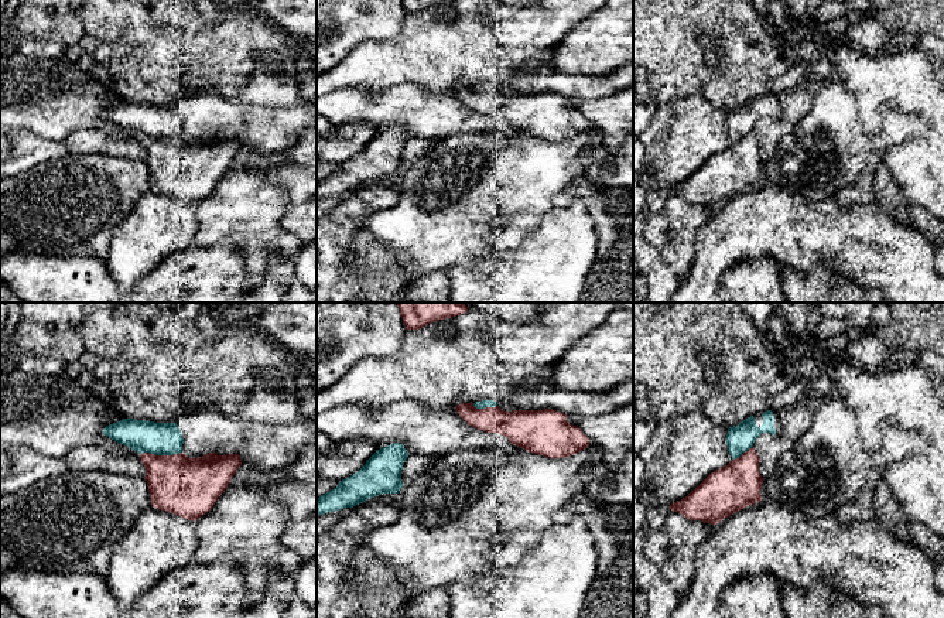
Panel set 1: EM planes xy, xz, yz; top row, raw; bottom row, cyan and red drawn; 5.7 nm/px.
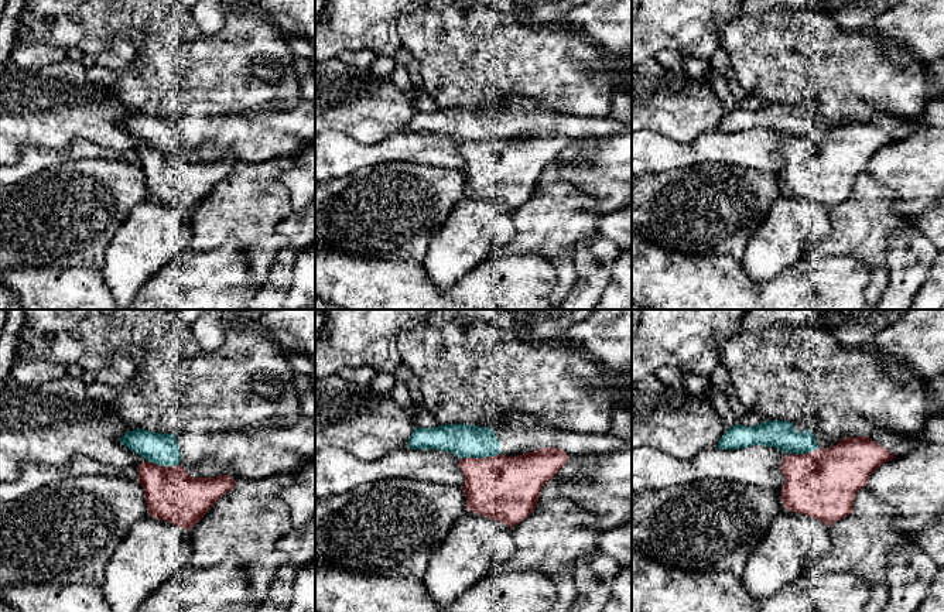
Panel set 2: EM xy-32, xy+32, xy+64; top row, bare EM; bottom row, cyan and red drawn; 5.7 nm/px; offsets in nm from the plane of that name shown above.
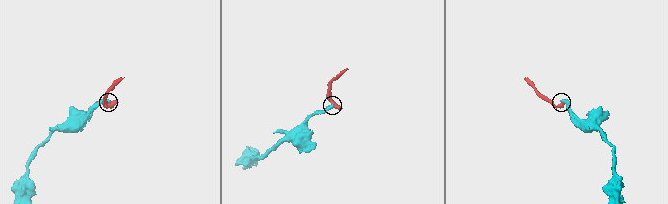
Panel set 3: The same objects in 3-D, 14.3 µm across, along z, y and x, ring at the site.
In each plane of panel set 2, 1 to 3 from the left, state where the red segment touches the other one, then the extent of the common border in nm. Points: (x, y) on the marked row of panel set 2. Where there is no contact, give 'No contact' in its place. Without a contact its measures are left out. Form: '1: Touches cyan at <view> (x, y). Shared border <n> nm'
1: Touches cyan at xy-32 (163, 465). Shared border 190 nm
2: Touches cyan at xy+32 (479, 457). Shared border 220 nm
3: Touches cyan at xy+64 (804, 452). Shared border 160 nm

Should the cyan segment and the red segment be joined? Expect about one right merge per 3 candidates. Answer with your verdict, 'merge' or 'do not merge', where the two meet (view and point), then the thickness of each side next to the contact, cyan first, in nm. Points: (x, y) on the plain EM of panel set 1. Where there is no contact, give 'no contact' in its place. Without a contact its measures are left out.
do not merge; meets cyan in xy at (160, 137); 190 nm thick on the cyan side, 340 nm on the other

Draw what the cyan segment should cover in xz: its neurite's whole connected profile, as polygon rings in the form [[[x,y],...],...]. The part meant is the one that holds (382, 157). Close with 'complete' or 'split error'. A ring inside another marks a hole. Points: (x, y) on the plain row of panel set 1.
[[[400,126],[377,133],[358,156],[317,182],[317,198],[353,191],[382,177],[399,177],[404,168],[401,153],[408,139]]] | complete

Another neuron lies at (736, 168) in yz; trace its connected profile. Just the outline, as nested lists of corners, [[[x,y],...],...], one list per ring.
[[[749,132],[739,141],[711,156],[692,175],[670,188],[690,204],[716,208],[735,195],[762,184],[760,141]]]

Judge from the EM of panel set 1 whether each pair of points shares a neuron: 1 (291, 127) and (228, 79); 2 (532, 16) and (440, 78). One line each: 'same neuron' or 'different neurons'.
1: different neurons
2: same neuron

